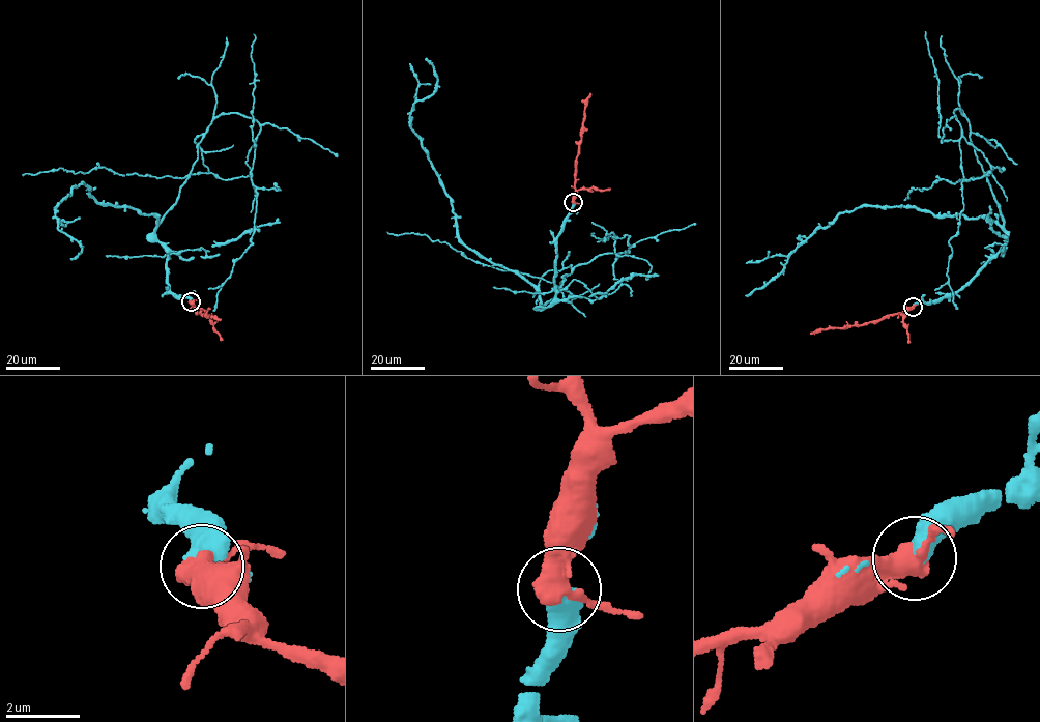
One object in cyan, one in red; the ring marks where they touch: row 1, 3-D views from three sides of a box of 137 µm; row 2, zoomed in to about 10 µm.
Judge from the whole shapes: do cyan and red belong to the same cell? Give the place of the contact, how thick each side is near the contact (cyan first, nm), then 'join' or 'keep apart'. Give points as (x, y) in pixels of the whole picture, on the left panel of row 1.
(191, 301) | 600/400 nm | join

